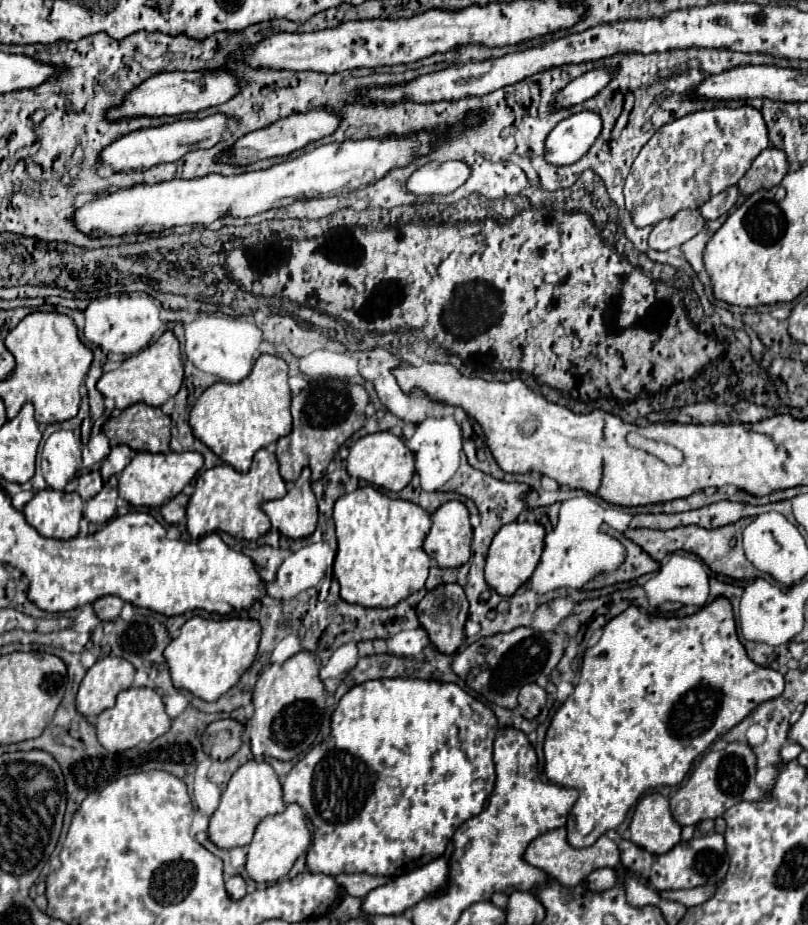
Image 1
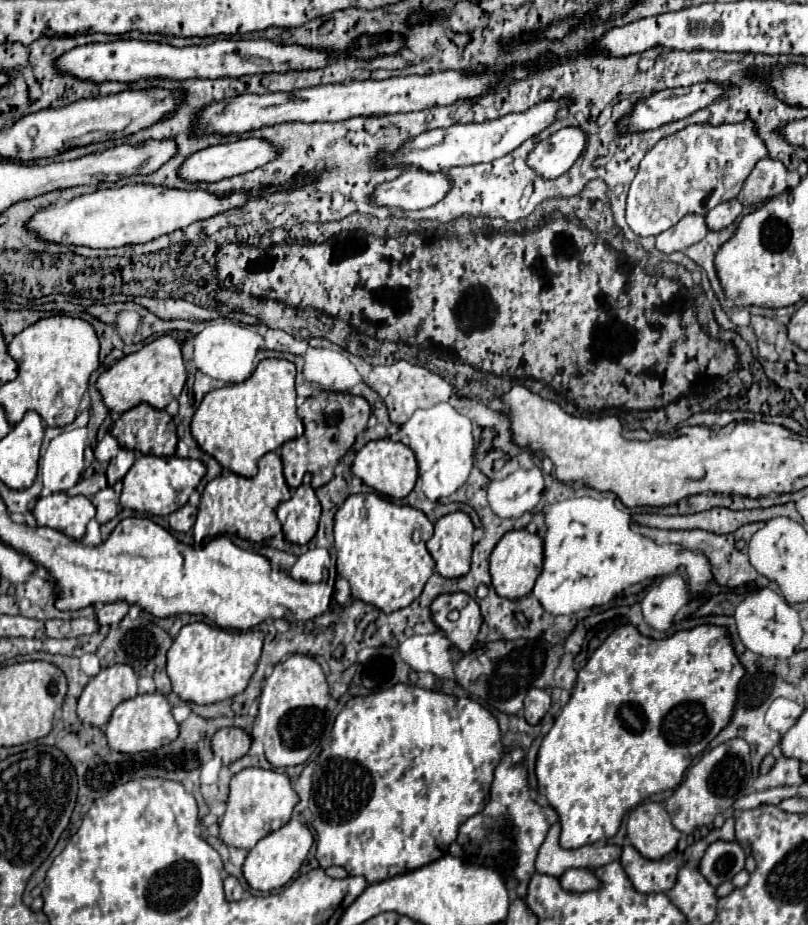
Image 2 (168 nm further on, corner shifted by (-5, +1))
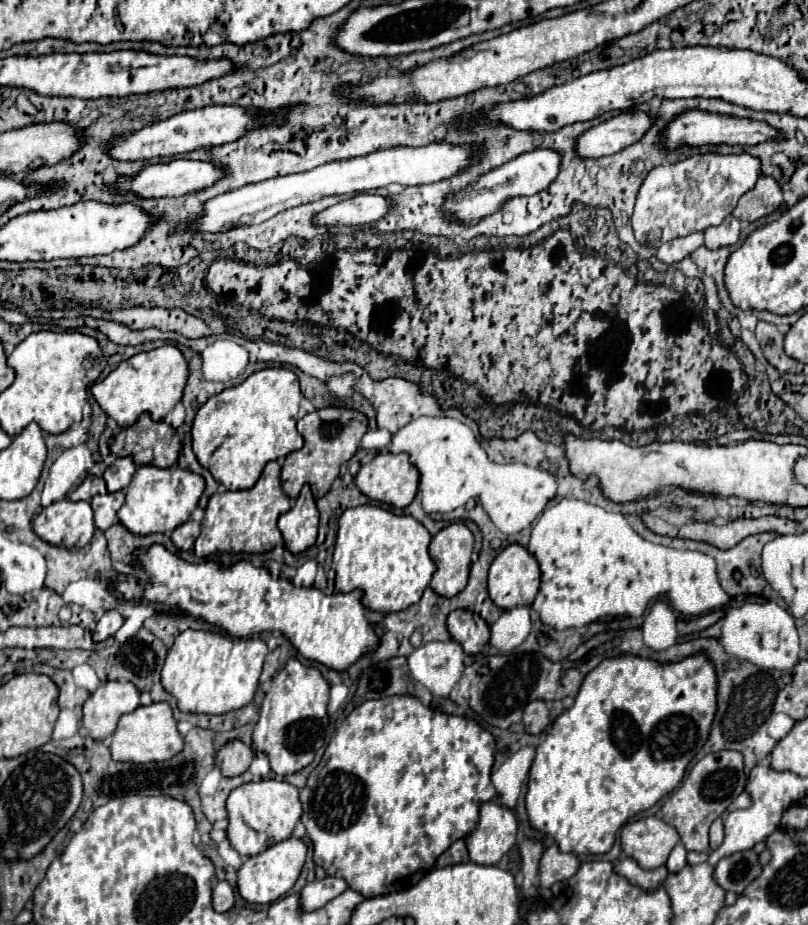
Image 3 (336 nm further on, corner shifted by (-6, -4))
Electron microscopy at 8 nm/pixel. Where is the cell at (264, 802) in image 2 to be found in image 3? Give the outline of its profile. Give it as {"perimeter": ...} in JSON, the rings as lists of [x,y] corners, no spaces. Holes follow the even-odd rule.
{"perimeter":[[[261,779],[245,783],[231,791],[227,799],[227,813],[229,813],[229,827],[227,839],[237,849],[241,857],[251,857],[261,853],[273,843],[279,843],[291,837],[297,819],[301,817],[301,801],[299,791],[287,781],[275,779]]]}

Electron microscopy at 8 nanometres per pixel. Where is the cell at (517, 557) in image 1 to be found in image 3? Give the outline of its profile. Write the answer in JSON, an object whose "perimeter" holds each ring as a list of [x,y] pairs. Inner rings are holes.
{"perimeter":[[[513,543],[507,545],[489,567],[489,597],[501,609],[513,609],[517,605],[531,605],[541,583],[541,569],[537,559],[527,551],[527,547]]]}

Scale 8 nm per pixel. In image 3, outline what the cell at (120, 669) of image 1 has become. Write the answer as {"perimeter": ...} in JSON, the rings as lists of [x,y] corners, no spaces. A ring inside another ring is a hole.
{"perimeter":[[[129,681],[101,683],[83,705],[83,729],[91,739],[113,735],[123,713],[139,707],[139,689]]]}

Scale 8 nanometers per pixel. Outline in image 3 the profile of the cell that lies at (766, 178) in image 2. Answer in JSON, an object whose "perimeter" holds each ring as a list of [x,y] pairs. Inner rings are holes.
{"perimeter":[[[761,175],[755,187],[739,199],[733,215],[739,221],[757,221],[773,213],[781,203],[783,203],[783,191],[779,181],[771,175]]]}

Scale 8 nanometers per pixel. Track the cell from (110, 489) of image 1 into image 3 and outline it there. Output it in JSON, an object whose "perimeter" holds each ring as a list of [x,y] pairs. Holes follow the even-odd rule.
{"perimeter":[[[125,490],[105,495],[95,495],[91,507],[95,511],[95,527],[105,531],[117,523],[117,511],[125,503]]]}

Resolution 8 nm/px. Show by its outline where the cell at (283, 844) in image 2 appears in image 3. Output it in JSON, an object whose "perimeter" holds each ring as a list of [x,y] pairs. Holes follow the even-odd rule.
{"perimeter":[[[289,837],[285,841],[279,841],[271,847],[267,847],[263,853],[249,857],[243,867],[239,869],[239,879],[237,879],[237,889],[241,893],[241,897],[249,903],[257,903],[257,905],[267,905],[277,901],[279,897],[283,897],[287,891],[291,891],[291,887],[295,885],[295,881],[299,879],[301,867],[305,863],[305,855],[307,855],[307,845],[303,839],[297,837]]]}

